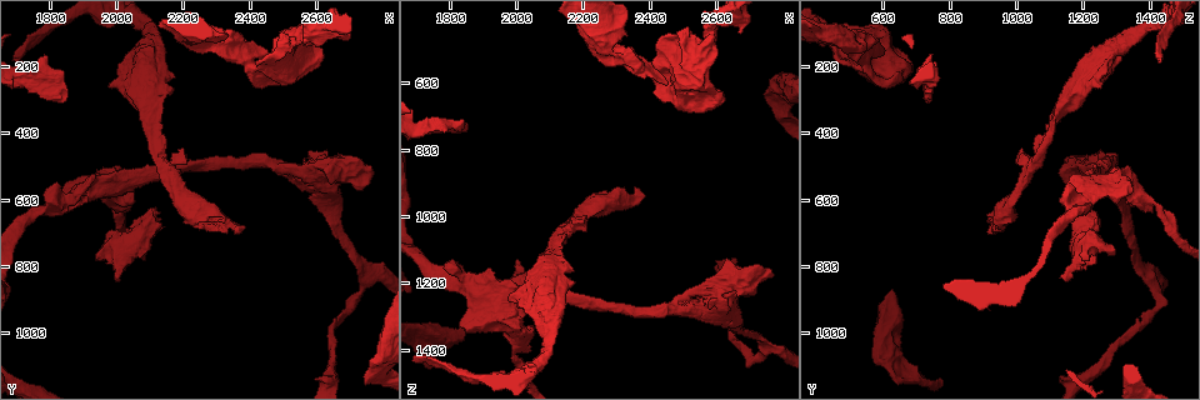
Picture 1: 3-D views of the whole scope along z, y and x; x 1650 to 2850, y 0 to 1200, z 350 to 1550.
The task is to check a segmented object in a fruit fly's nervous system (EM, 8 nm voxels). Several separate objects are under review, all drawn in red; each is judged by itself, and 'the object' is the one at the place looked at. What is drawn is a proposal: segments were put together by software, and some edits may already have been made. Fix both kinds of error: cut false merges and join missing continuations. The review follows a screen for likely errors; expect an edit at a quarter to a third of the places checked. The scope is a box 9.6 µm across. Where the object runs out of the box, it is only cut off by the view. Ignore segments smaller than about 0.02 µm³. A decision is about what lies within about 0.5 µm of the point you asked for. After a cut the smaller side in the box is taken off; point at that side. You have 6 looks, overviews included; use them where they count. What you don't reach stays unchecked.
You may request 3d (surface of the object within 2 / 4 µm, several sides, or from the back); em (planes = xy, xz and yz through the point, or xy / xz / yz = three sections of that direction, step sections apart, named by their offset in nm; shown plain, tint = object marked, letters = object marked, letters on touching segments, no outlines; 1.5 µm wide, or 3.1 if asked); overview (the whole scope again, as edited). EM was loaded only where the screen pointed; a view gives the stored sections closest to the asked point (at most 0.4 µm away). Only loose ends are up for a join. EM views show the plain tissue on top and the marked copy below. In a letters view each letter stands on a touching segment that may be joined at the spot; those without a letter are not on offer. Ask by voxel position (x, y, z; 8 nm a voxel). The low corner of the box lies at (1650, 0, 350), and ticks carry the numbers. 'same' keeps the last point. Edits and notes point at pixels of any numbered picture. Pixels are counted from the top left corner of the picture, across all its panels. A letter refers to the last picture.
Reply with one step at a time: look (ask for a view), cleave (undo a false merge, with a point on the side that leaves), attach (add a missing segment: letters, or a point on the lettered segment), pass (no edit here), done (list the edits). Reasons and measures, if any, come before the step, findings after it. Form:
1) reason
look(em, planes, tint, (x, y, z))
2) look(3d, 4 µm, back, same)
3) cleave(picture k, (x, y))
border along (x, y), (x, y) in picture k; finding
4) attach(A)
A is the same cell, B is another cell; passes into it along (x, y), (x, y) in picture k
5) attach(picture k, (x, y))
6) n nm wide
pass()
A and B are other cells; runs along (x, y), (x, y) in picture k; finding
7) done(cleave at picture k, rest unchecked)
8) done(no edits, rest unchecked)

thick turns thin
look(em, planes, letters, (1870, 560, 1330))

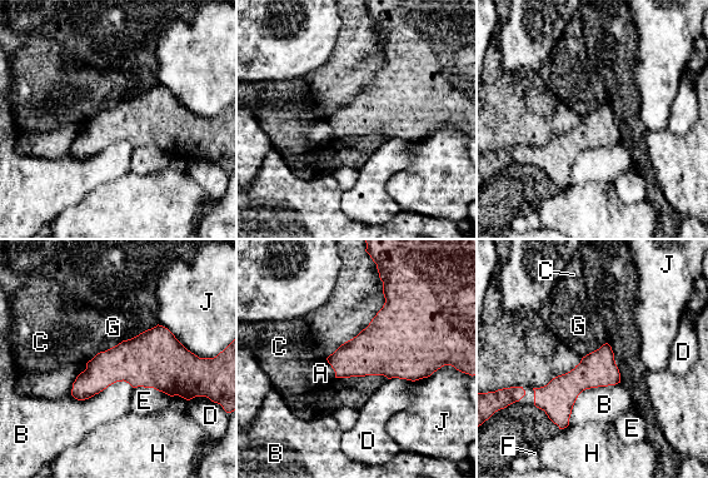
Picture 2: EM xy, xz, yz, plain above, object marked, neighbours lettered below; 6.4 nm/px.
B touches over 440 nm
pass()
A, B, C, D, E, F, G, H and J are other cells; border along (619, 382), (586, 388), (568, 424) in picture 2; all the same cell

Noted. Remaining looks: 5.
look(em, planes, letters, (2740, 1130, 630))

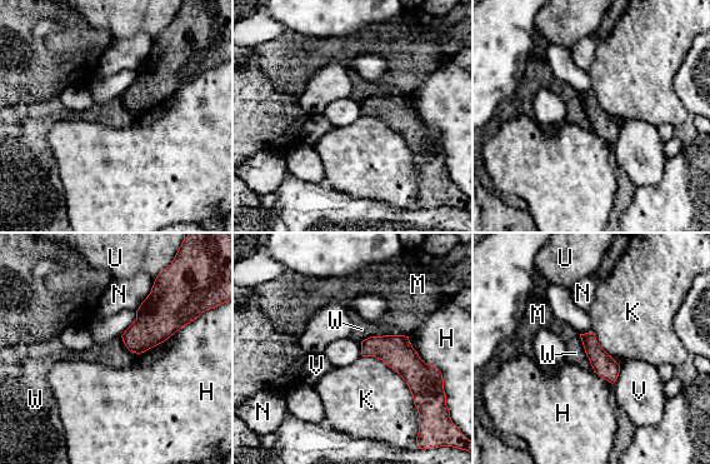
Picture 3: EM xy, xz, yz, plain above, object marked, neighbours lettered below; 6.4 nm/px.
pass()
H, K, M, N, U, V and W are other cells; border along (579, 334), (585, 355), (594, 370) in picture 3; none of them fits

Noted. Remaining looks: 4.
thick end
look(em, planes, letters, (2750, 540, 1160))

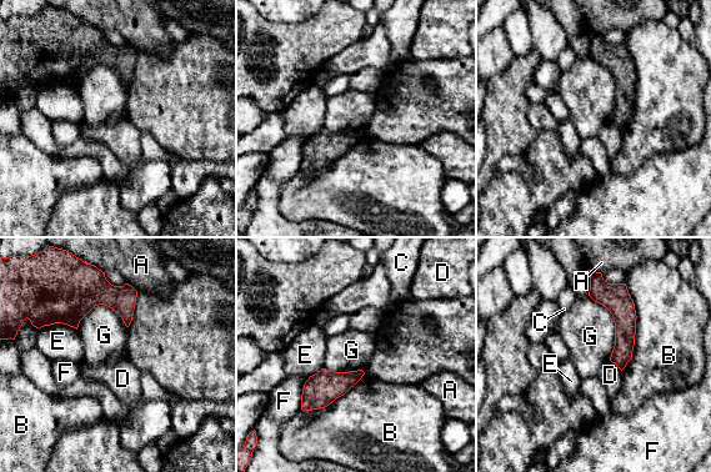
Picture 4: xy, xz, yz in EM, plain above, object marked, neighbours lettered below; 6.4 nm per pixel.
pass()
A, B, C, D, E, F and G are other cells; no lettered segment goes on from it

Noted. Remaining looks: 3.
done(no edits, rest unchecked)

